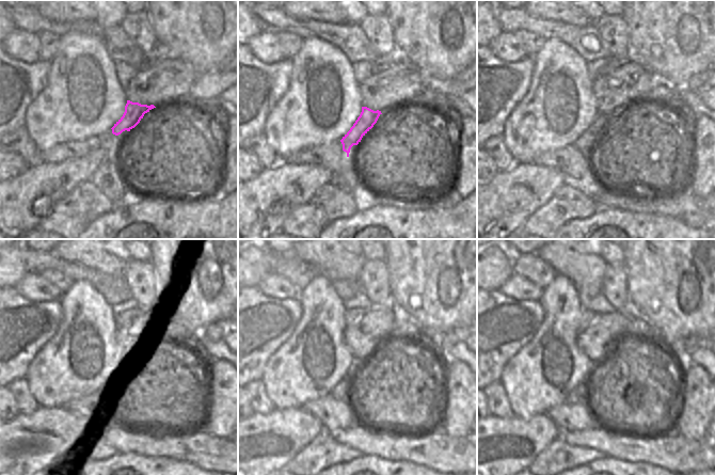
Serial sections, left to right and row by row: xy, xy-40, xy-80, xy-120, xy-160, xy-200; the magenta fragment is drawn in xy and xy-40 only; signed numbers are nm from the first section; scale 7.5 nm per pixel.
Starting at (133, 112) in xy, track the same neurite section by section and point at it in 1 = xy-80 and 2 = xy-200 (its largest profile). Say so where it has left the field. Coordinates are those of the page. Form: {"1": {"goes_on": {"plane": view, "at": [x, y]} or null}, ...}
{"1": {"goes_on": {"plane": "xy-80", "at": [586, 143]}}, "2": {"goes_on": {"plane": "xy-200", "at": [578, 394]}}}

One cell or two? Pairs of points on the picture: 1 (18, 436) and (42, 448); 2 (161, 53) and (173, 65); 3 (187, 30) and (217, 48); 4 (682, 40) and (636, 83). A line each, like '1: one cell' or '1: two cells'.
1: one cell
2: two cells
3: one cell
4: two cells

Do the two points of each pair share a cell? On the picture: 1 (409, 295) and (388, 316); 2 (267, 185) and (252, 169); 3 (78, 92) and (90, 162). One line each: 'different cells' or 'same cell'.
1: different cells
2: different cells
3: different cells

